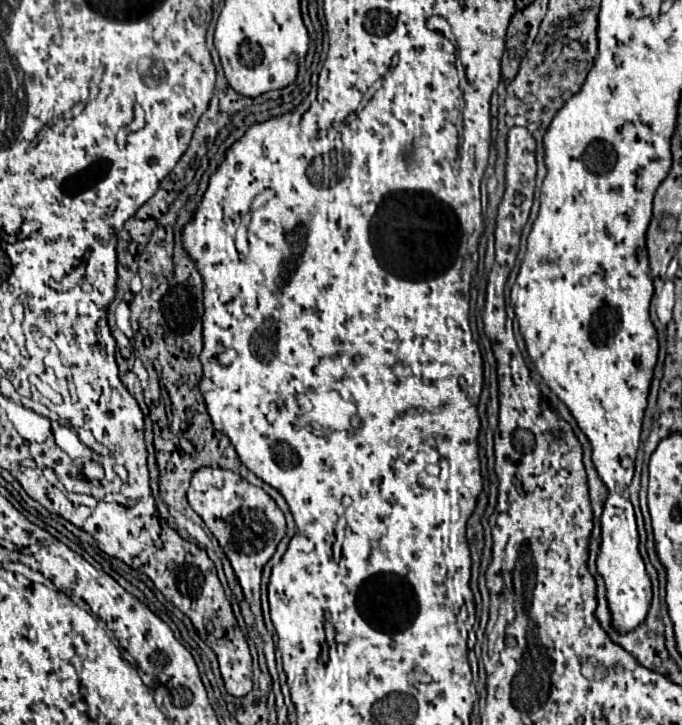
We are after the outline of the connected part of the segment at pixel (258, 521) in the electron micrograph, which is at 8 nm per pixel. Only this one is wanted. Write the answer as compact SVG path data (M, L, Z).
M202 467L194 473L188 489L190 507L204 519L208 529L218 539L226 557L230 559L234 573L242 585L244 599L250 605L256 621L262 627L262 603L260 603L260 579L262 567L274 555L280 539L286 535L286 519L274 499L260 487L250 485L234 471Z

